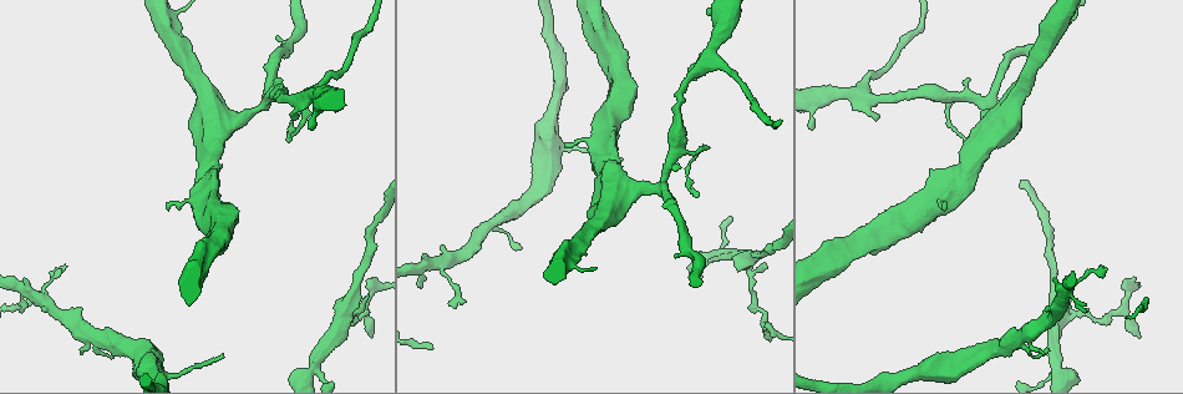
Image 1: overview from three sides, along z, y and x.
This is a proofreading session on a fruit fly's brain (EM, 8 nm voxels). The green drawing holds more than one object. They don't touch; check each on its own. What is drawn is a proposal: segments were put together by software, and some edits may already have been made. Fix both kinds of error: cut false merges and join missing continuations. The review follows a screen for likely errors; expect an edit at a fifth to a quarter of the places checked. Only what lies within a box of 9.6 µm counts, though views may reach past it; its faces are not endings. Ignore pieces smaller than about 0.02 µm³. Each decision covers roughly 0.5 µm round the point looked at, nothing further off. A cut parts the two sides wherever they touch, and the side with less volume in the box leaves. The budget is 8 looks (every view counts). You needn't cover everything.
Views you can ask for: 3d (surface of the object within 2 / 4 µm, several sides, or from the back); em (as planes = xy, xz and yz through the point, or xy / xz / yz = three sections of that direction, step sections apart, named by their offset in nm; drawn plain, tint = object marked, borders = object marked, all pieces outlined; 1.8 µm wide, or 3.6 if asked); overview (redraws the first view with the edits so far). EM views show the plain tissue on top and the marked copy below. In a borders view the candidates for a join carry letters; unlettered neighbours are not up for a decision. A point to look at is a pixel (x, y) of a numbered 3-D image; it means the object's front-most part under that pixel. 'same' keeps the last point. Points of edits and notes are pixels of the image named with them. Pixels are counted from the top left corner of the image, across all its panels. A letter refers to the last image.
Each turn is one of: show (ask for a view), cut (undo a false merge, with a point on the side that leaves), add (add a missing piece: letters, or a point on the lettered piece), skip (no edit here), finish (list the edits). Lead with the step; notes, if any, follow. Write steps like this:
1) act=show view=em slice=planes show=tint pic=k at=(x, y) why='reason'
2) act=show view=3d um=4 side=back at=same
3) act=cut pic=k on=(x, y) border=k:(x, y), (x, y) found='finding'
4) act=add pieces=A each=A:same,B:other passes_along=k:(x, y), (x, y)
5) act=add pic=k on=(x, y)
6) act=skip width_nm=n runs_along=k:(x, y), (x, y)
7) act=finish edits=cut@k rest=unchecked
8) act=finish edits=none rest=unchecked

act=show view=3d um=2 pic=1 at=(1044, 352) why='branch stops here'

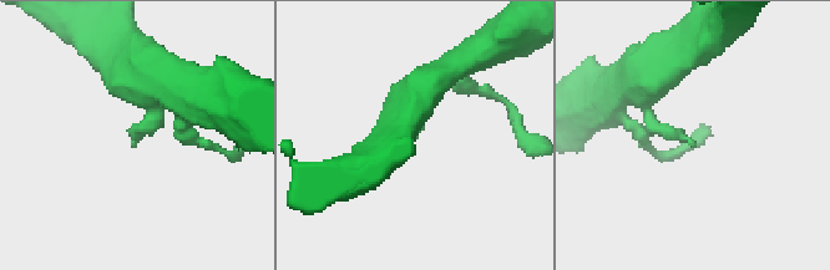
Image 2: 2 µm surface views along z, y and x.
act=show view=em slice=planes show=borders pic=2 at=(696, 146)

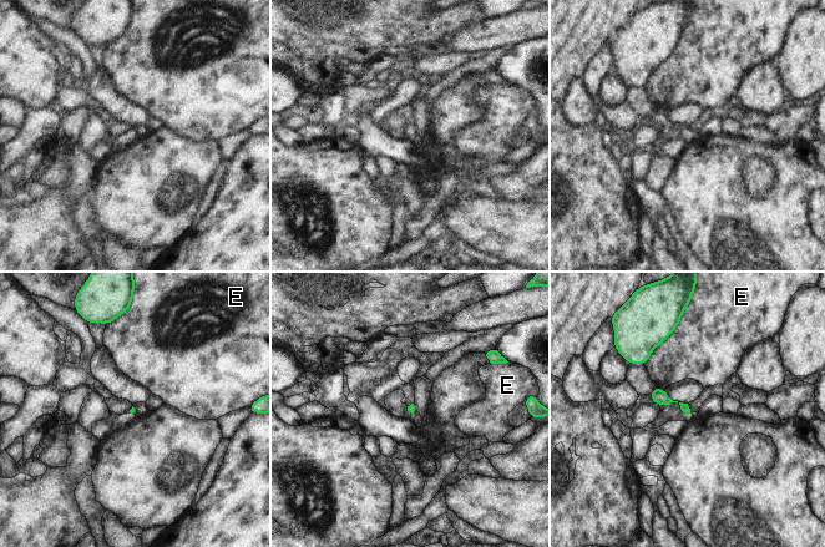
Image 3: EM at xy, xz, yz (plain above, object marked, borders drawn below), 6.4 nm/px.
act=skip each=E:other border=3:(678, 325), (643, 364) found='no lettered piece goes on from it'

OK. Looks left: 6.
act=show view=em slice=planes show=tint pic=1 at=(610, 140) why='thick end'

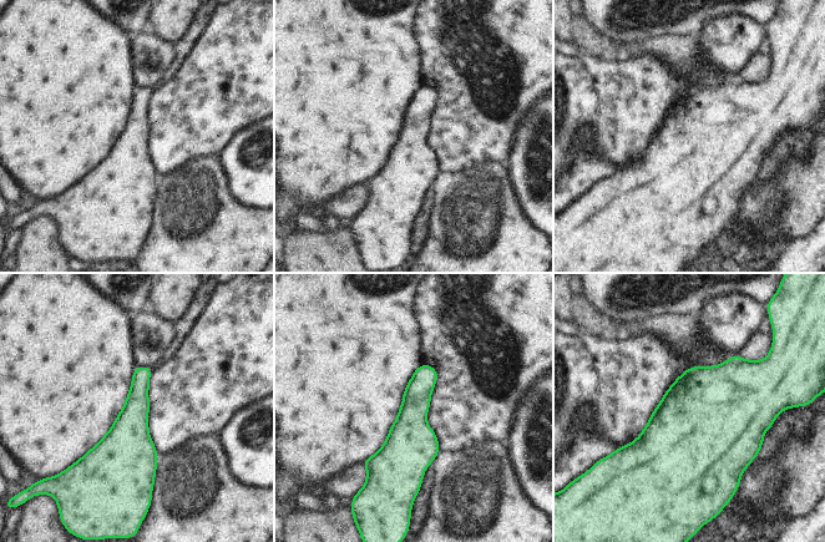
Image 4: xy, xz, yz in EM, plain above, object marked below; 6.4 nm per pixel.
act=show view=em slice=planes show=borders at=same why='see the neighbours'

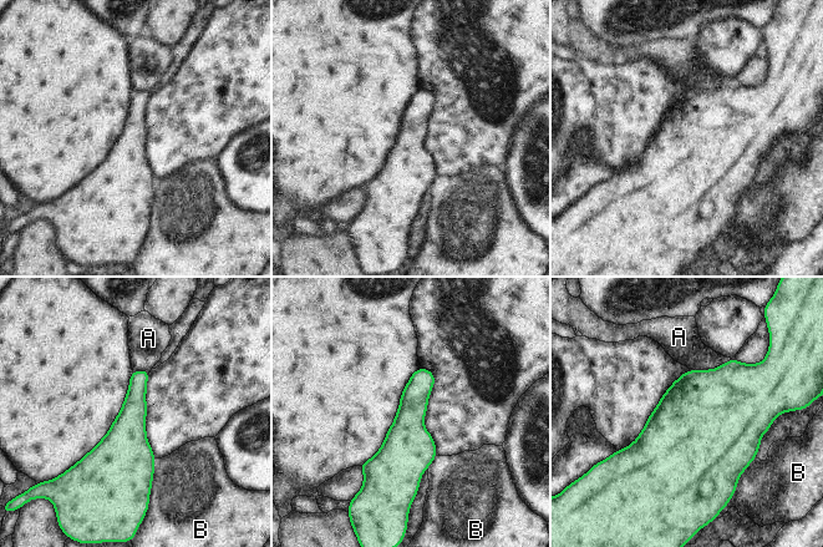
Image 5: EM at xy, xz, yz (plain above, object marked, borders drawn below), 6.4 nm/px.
act=skip each=A:other,B:other border=5:(156, 459), (148, 501) found='no lettered piece goes on from it'

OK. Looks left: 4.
act=show view=em slice=planes show=borders pic=1 at=(952, 94) why='a fork'

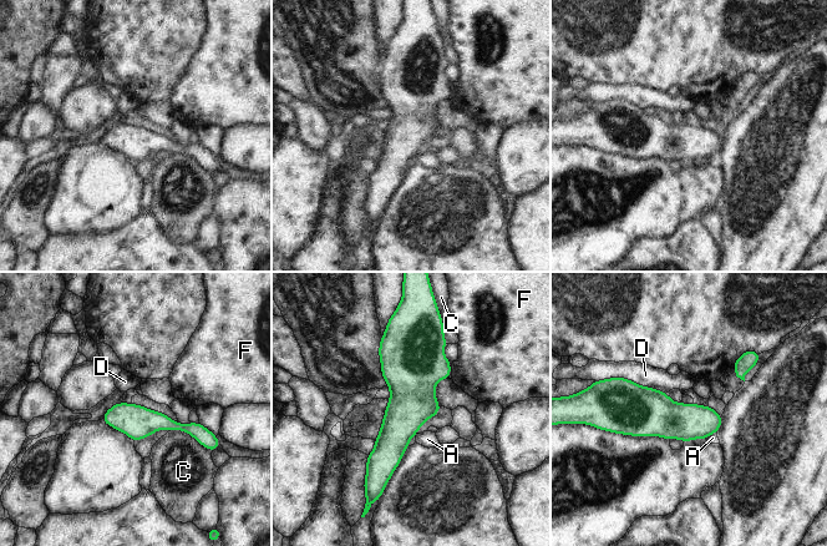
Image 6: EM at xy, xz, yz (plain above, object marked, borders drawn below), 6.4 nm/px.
act=skip longest_contact=D:380nm each=A:other,C:other,D:other,F:other runs_along=6:(105, 418), (166, 421), (202, 438) found='one neuron here'

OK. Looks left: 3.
act=finish edits=none rest=unchecked

